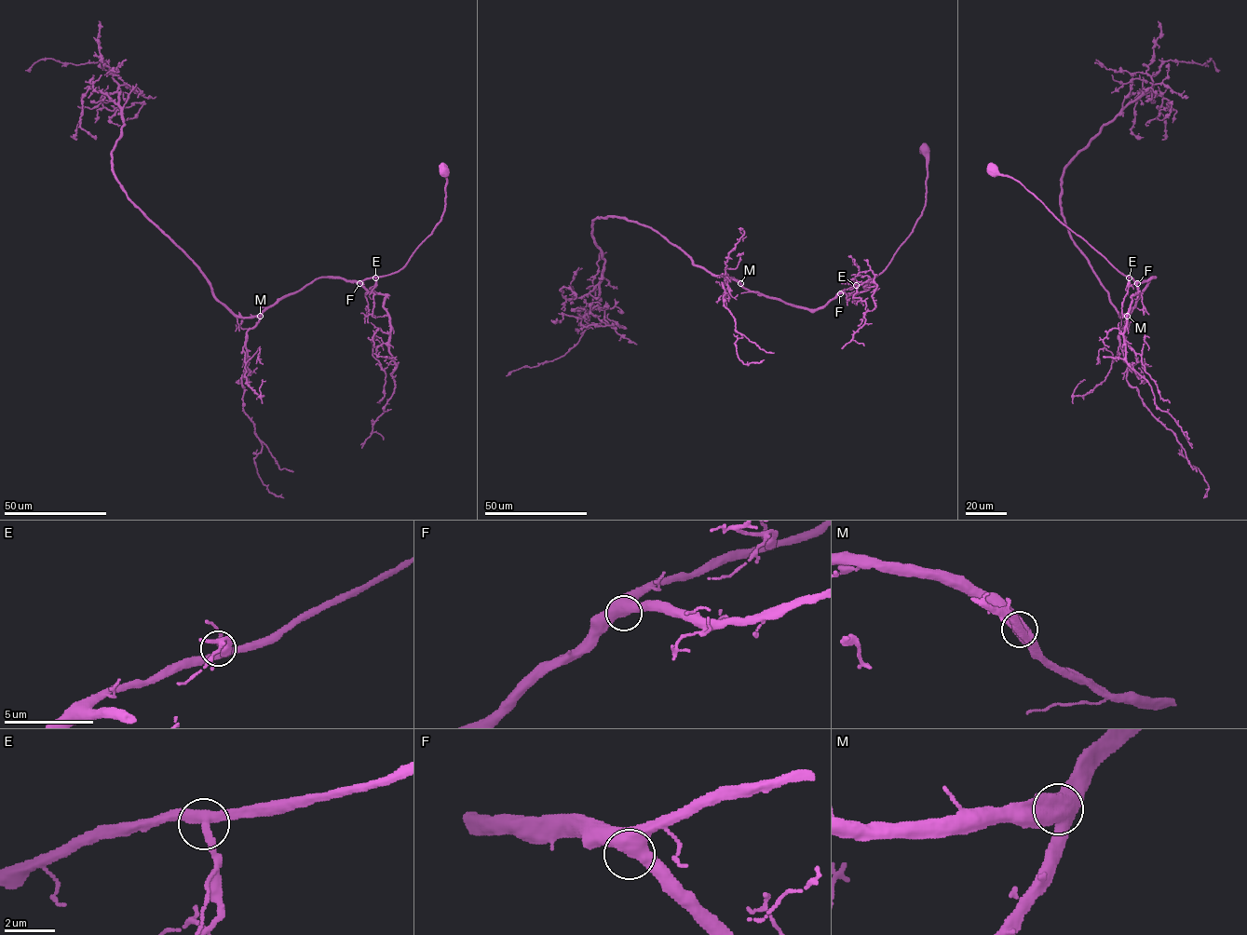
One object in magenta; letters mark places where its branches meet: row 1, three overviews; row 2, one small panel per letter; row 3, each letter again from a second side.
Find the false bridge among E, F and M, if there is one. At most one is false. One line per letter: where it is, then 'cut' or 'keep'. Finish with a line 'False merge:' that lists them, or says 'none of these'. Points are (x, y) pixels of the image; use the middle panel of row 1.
E: at (856, 285); keep
F: at (840, 293); keep
M: at (740, 283); keep
False merge: none of these

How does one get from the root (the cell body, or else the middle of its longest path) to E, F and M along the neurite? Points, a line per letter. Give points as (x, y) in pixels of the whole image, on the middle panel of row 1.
E: (926, 147), (928, 179), (922, 215), (888, 264), (878, 275), (856, 285)
F: (926, 147), (926, 203), (913, 230), (881, 272), (840, 293)
M: (926, 147), (923, 213), (878, 275), (840, 291), (813, 309), (750, 291), (740, 284)

